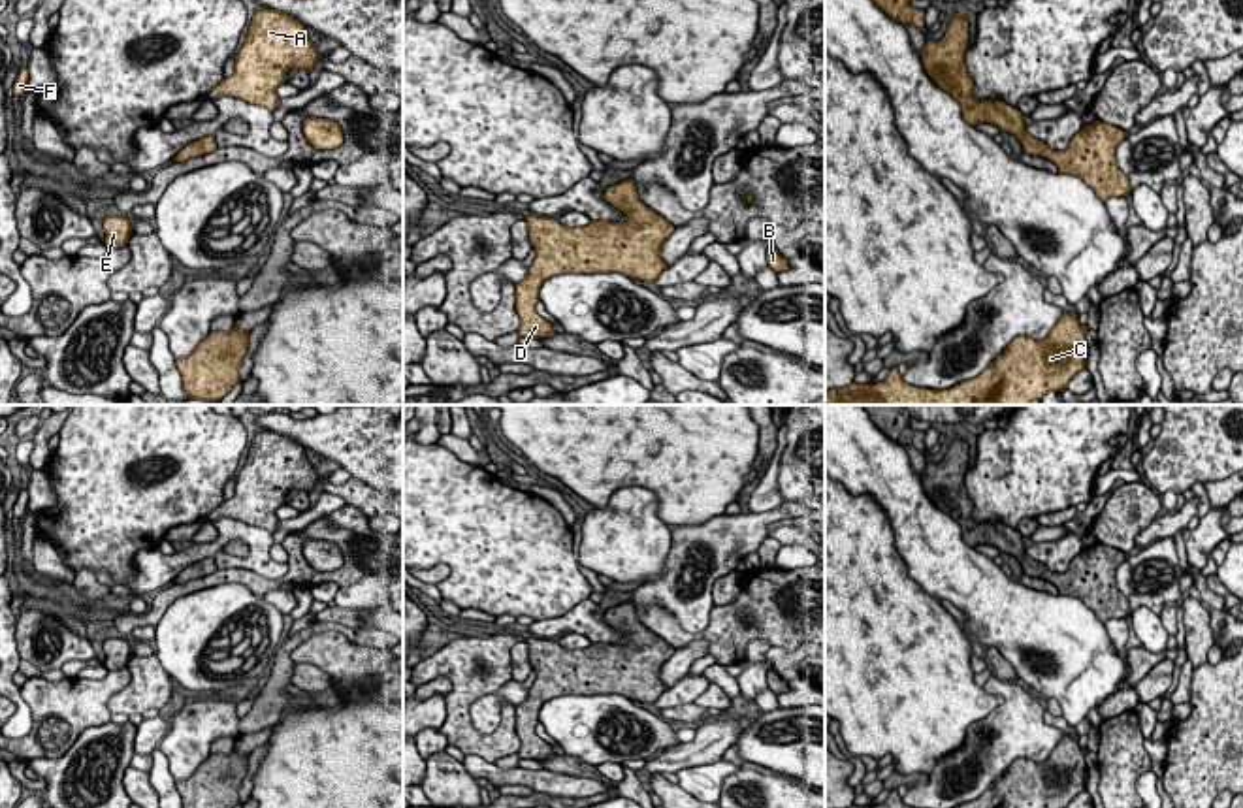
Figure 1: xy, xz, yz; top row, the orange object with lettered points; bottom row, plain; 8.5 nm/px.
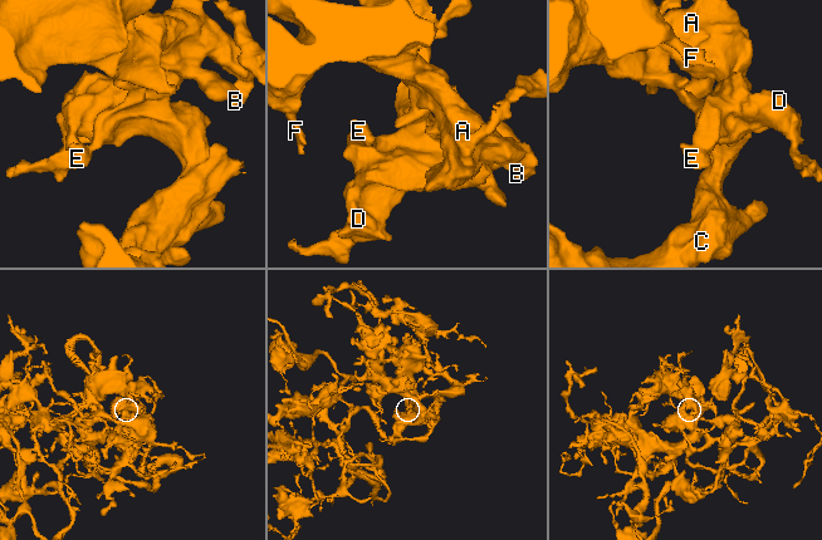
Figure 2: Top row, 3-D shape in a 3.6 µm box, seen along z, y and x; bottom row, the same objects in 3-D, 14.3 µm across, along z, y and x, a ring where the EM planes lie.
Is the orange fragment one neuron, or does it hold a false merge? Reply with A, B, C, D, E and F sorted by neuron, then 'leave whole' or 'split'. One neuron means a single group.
groups A B C D E F; leave whole

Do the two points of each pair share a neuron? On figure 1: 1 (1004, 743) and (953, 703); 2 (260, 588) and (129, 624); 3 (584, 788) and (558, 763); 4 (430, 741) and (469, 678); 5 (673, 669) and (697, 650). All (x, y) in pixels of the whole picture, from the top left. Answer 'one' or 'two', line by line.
1: two
2: one
3: two
4: two
5: one

